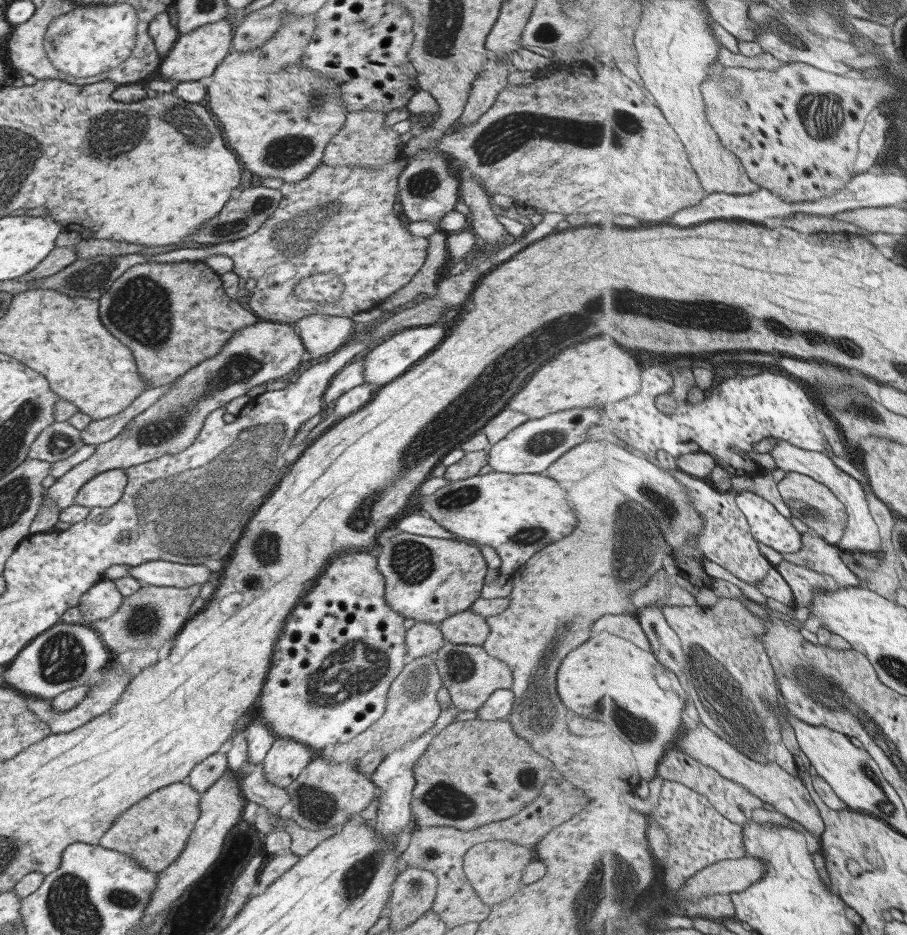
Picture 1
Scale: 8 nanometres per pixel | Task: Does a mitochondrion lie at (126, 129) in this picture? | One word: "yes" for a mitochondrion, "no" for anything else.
yes

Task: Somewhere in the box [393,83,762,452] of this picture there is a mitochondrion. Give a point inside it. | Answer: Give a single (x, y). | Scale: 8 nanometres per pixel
(507, 134)

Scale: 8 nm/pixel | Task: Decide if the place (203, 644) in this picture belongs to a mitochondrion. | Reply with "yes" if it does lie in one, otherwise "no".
no

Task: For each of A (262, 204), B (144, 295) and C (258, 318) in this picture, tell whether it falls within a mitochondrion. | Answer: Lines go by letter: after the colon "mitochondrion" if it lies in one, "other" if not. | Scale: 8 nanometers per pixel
A: mitochondrion
B: mitochondrion
C: other

